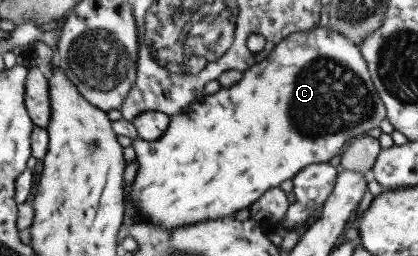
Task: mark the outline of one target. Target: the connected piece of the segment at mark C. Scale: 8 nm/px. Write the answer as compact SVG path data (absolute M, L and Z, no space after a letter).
M317 26L305 33L291 34L275 44L274 50L271 50L267 59L241 72L241 77L233 86L220 87L213 94L201 94L193 102L187 104L185 108L179 110L177 114L172 115L168 120L167 129L161 134L161 137L154 141L139 138L131 139L131 147L136 154L137 166L139 166L135 177L133 177L133 183L131 183L131 191L129 191L133 210L141 220L147 220L149 224L159 224L165 230L191 226L191 224L215 220L221 216L232 216L233 212L237 212L241 208L248 208L267 189L277 187L283 180L294 177L295 173L298 173L303 167L311 163L328 162L332 156L339 152L345 140L353 138L355 135L365 135L366 131L377 127L384 118L386 116L383 103L373 86L365 60L361 57L355 43L327 27Z

